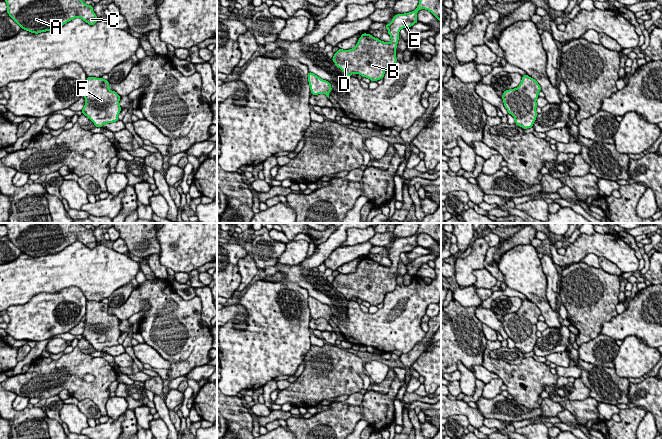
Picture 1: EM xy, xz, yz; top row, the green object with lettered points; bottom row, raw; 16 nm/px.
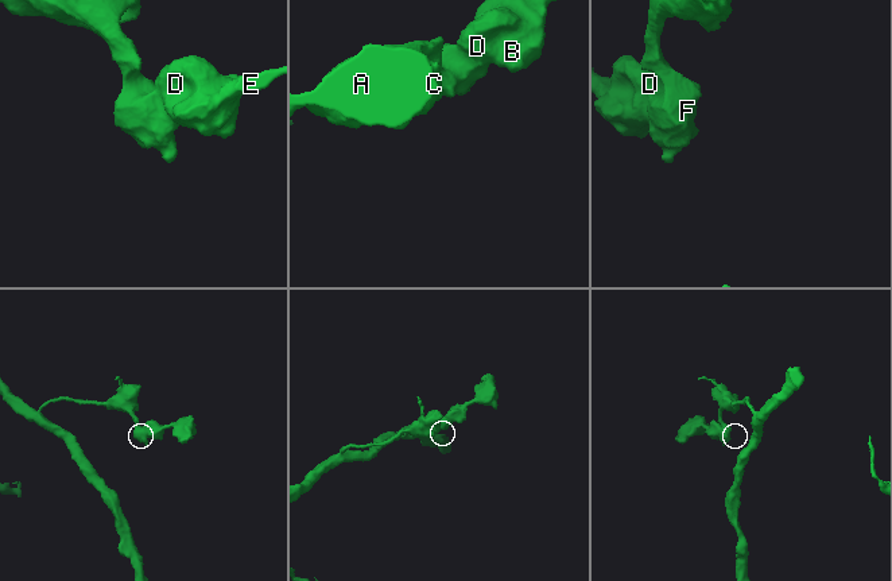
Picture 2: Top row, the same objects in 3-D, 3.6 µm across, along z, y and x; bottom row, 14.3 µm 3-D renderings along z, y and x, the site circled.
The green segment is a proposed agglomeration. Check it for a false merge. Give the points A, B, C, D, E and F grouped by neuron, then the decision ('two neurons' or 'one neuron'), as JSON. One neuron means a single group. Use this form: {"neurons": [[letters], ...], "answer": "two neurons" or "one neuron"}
{"neurons": [["A", "B", "C", "D", "E", "F"]], "answer": "one neuron"}

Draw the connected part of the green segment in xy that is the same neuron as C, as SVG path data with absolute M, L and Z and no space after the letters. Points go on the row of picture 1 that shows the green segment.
M5 0L7 13L31 33L41 33L61 28L74 18L81 18L89 25L97 22L91 5L81 0Z

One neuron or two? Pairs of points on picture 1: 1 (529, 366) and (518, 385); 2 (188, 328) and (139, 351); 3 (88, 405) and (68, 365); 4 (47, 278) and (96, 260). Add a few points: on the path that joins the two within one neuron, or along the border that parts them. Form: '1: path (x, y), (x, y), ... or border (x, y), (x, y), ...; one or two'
1: path (529, 371), (529, 375), (522, 382); one
2: border (144, 341), (168, 361); two
3: border (79, 400), (90, 399), (97, 406), (101, 415); two
4: path (59, 271), (71, 267), (84, 267); one

